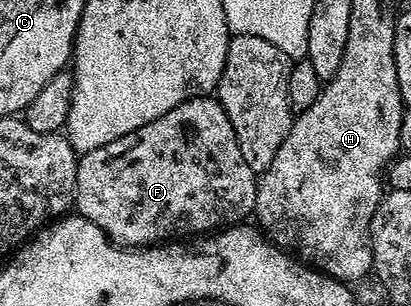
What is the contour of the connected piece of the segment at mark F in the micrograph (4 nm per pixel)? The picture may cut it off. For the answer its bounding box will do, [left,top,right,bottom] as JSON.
[73,95,258,248]

